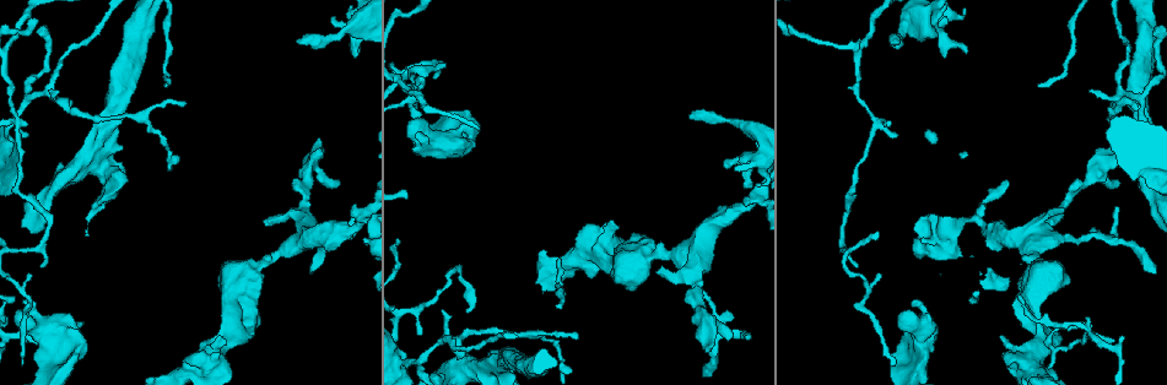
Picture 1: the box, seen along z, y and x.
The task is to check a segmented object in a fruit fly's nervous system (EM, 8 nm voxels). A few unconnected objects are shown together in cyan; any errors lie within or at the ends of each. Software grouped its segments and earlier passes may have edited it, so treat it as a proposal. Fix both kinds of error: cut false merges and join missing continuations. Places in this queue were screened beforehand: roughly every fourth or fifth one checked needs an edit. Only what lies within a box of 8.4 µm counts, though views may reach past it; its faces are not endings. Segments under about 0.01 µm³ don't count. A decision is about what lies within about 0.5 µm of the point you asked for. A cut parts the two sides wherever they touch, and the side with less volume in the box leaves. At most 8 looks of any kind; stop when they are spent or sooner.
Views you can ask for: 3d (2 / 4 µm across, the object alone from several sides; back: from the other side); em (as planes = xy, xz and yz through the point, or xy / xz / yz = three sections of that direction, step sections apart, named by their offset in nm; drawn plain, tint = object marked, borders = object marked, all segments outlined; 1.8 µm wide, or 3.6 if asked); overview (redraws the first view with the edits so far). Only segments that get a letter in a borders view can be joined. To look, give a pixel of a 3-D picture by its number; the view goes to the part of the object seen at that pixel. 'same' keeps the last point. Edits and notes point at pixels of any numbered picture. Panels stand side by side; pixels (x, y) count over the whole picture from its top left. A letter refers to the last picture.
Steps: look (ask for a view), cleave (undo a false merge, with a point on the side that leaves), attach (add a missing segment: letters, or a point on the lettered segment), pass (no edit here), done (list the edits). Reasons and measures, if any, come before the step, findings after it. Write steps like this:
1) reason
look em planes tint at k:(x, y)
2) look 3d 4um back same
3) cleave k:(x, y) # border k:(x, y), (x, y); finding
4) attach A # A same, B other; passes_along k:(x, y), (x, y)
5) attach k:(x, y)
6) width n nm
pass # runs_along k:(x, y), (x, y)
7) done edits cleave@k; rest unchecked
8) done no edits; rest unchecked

thin end
look em planes borders at 1:(417, 134)

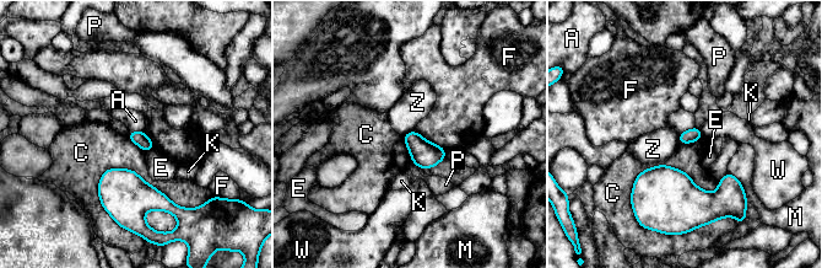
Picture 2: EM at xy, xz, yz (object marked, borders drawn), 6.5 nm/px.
width 90 nm
pass # A other, C other, E other, F other, K other, M other, P other, W other, Z other; no lettered segment goes on from it

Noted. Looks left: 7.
calibre changes
look em planes borders at 1:(1031, 259)

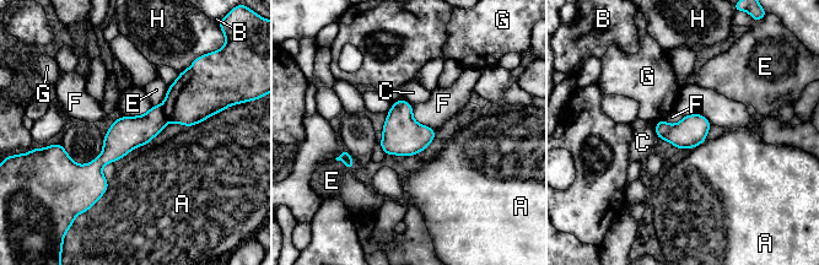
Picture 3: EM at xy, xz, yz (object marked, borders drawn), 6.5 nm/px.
width 200 nm
cleave 3:(195, 96) # A other, B other, C other, E other, F other, G other, H other; border 3:(161, 107), (168, 120); two neurons meet here

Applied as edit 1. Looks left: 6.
look overview

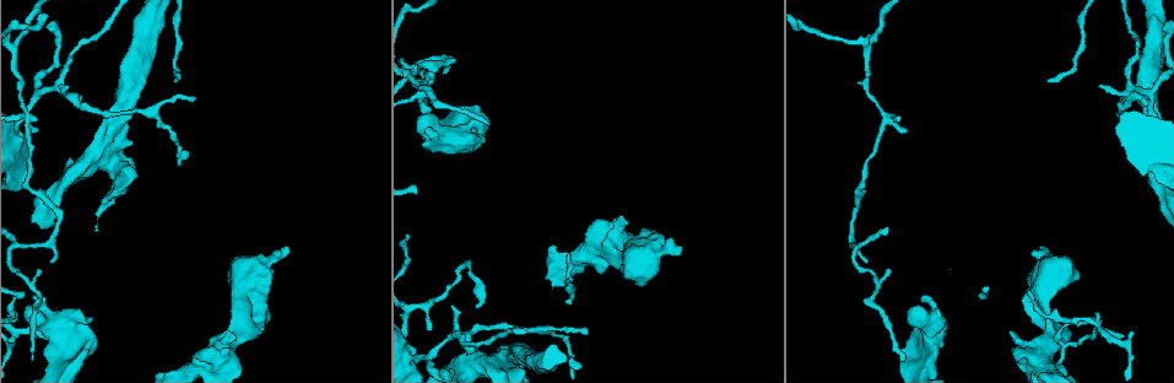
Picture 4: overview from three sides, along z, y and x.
look em xz step 4 borders at 4:(453, 307)

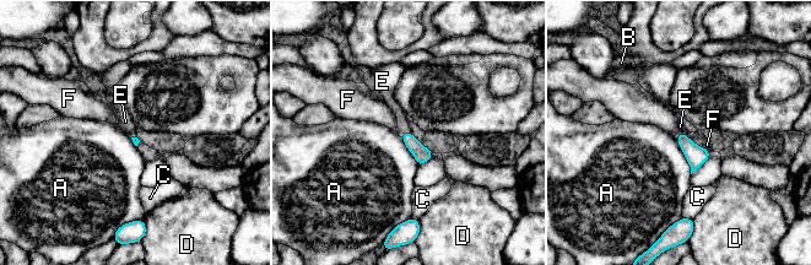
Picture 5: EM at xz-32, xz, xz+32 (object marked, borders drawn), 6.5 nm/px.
attach E # A other, B other, C other, D other, E same, F other; passes_along 5:(421, 153), (405, 131), (388, 98); the neuron continues

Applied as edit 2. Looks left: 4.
done edits cleave@3, attach@5; rest unchecked

